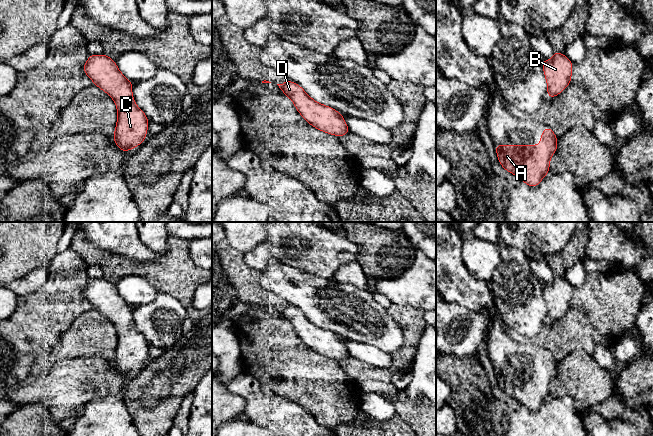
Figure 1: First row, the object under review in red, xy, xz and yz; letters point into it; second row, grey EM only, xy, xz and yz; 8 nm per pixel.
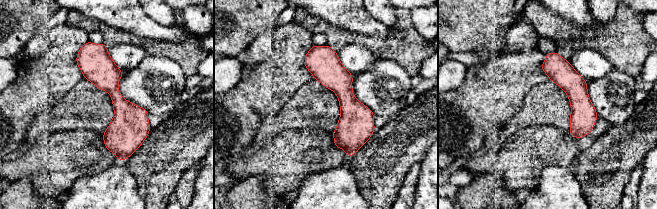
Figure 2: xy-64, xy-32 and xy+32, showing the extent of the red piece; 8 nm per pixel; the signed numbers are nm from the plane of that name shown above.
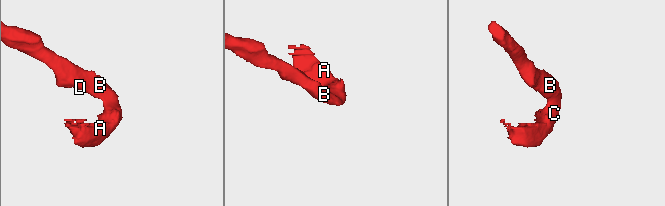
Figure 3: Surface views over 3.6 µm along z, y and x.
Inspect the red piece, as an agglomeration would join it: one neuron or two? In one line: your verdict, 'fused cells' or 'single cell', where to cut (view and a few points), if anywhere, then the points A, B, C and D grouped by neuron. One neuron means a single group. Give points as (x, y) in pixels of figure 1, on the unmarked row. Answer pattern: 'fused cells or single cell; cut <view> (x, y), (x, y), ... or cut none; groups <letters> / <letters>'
single cell; cut none; groups A B C D

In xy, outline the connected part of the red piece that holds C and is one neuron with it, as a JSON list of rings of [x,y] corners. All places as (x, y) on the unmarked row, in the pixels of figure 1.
[[[104,277],[102,279],[89,279],[89,283],[83,290],[83,295],[95,307],[94,310],[104,314],[115,325],[118,343],[113,362],[117,371],[128,377],[129,373],[142,368],[147,359],[149,344],[134,325],[132,306],[124,301],[115,285]]]

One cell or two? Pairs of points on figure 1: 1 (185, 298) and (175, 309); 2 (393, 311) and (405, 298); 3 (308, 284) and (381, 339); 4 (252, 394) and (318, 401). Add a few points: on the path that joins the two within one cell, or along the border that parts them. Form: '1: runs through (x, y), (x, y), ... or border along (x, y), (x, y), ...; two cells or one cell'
1: border along (159, 291), (169, 293), (185, 308); two cells
2: border along (392, 302), (420, 309); two cells
3: runs through (316, 306), (329, 322), (359, 335); one cell
4: border along (286, 396), (307, 410); two cells

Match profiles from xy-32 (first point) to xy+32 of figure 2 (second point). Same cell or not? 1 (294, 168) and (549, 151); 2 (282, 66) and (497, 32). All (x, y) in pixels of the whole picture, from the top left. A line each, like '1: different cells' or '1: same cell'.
1: same cell
2: different cells

